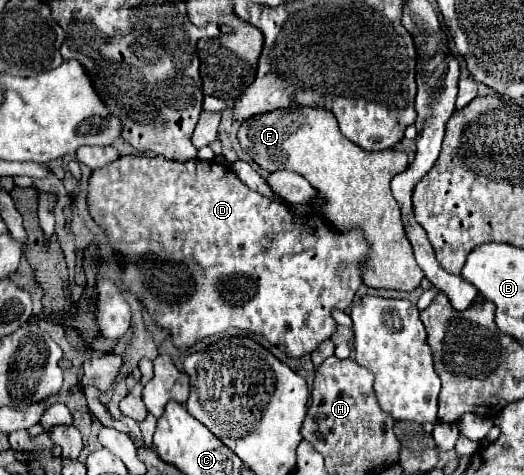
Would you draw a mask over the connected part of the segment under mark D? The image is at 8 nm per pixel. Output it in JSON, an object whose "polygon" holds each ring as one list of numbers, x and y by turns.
{"polygon":[[120,156,116,162,108,164,102,170,94,170,90,180,88,180,88,194,86,194,86,204,88,212,94,218,94,222,106,232,110,246,118,252,122,258,122,284,136,296,136,300,148,310,152,322,164,330,170,332,172,342,176,348,190,348,196,342,226,332,228,328,240,328,246,332,254,332,264,336,270,344,280,346,288,356,304,356,310,354,318,348,320,342,328,340,334,330,336,322,330,316,332,308,346,310,354,298,354,292,362,284,360,280,360,268,358,262,366,254,368,246,362,238,360,232,350,232,350,234,334,234,328,228,328,222,316,216,308,216,306,222,294,220,292,214,278,204,272,198,266,198,254,190,250,190,232,170,224,168,222,164,216,162,202,162,202,160,188,160,188,162,176,162,176,160,166,160,162,156,148,158,148,156]]}

